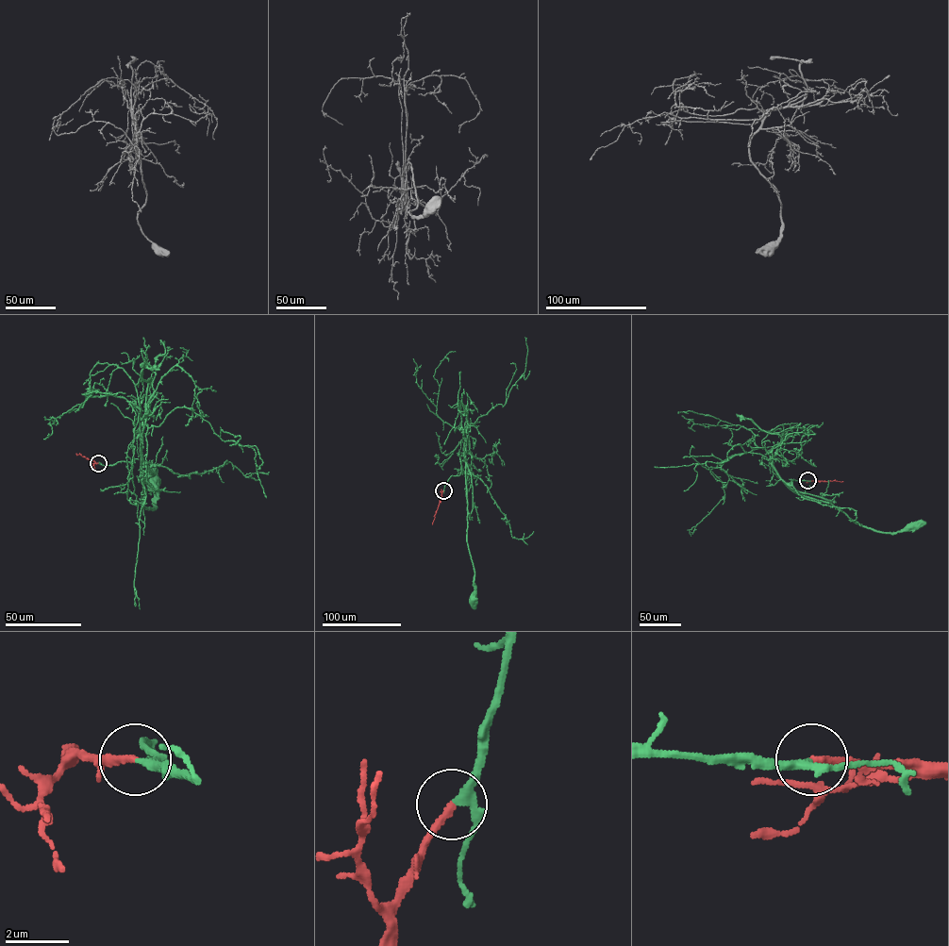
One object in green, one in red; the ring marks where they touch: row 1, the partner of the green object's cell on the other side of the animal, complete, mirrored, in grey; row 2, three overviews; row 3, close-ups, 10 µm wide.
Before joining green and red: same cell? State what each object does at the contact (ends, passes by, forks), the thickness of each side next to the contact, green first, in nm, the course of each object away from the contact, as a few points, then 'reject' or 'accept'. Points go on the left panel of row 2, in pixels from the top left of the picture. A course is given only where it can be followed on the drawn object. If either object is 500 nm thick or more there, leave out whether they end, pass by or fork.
green passes by | red ends | 220/220 nm | green via (98, 463), (107, 466), (127, 461), (133, 468), (126, 453), (139, 434), (142, 506), (156, 507), (156, 490) | red via (98, 463), (75, 453) | accept

